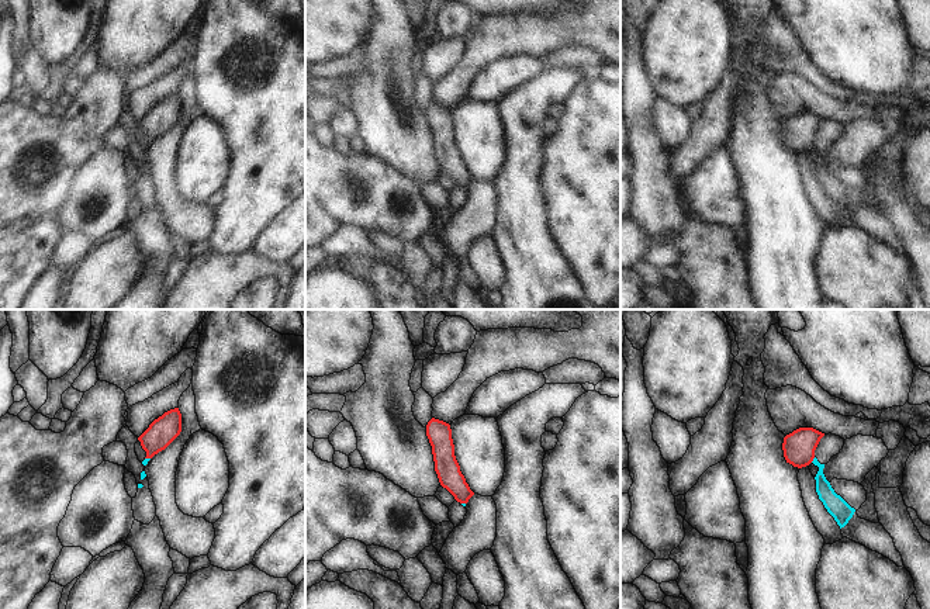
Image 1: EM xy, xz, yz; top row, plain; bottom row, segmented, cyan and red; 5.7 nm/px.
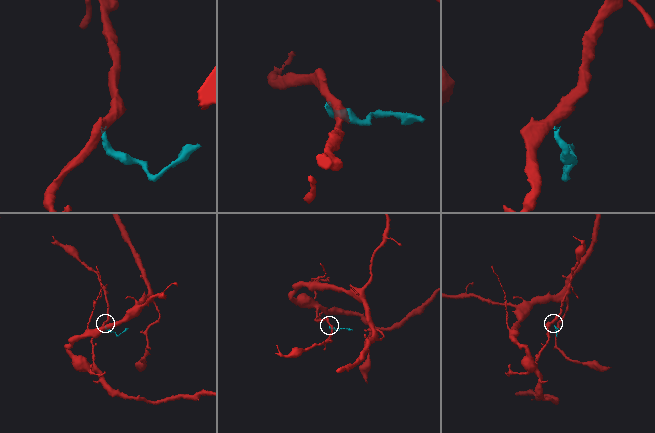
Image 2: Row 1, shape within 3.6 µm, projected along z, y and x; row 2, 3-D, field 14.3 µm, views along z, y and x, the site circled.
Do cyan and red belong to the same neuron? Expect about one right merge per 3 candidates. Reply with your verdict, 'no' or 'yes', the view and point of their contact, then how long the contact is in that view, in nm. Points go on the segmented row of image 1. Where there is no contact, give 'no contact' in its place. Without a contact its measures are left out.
no; contact yz (813, 460); length 40 nm

